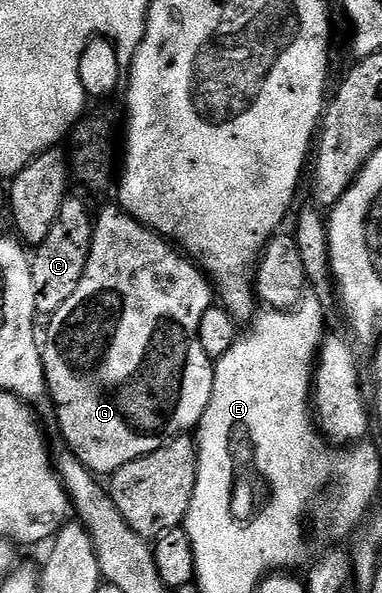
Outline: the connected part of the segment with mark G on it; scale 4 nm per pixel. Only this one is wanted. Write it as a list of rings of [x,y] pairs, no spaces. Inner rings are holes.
[[[116,205],[113,206],[107,207],[101,215],[96,215],[83,280],[79,280],[79,288],[75,288],[75,292],[63,304],[63,308],[48,315],[49,327],[46,330],[44,327],[43,341],[40,343],[47,394],[51,402],[53,398],[54,404],[57,405],[57,422],[61,425],[62,436],[65,437],[64,445],[97,476],[111,476],[116,470],[123,468],[123,464],[155,452],[155,448],[167,444],[172,438],[196,431],[211,400],[215,365],[214,359],[209,358],[207,352],[203,352],[203,344],[199,344],[199,320],[203,320],[203,312],[207,312],[207,308],[215,302],[215,290],[210,279],[188,257],[178,253],[160,234],[150,230],[148,226],[141,225],[136,218],[122,212]]]

